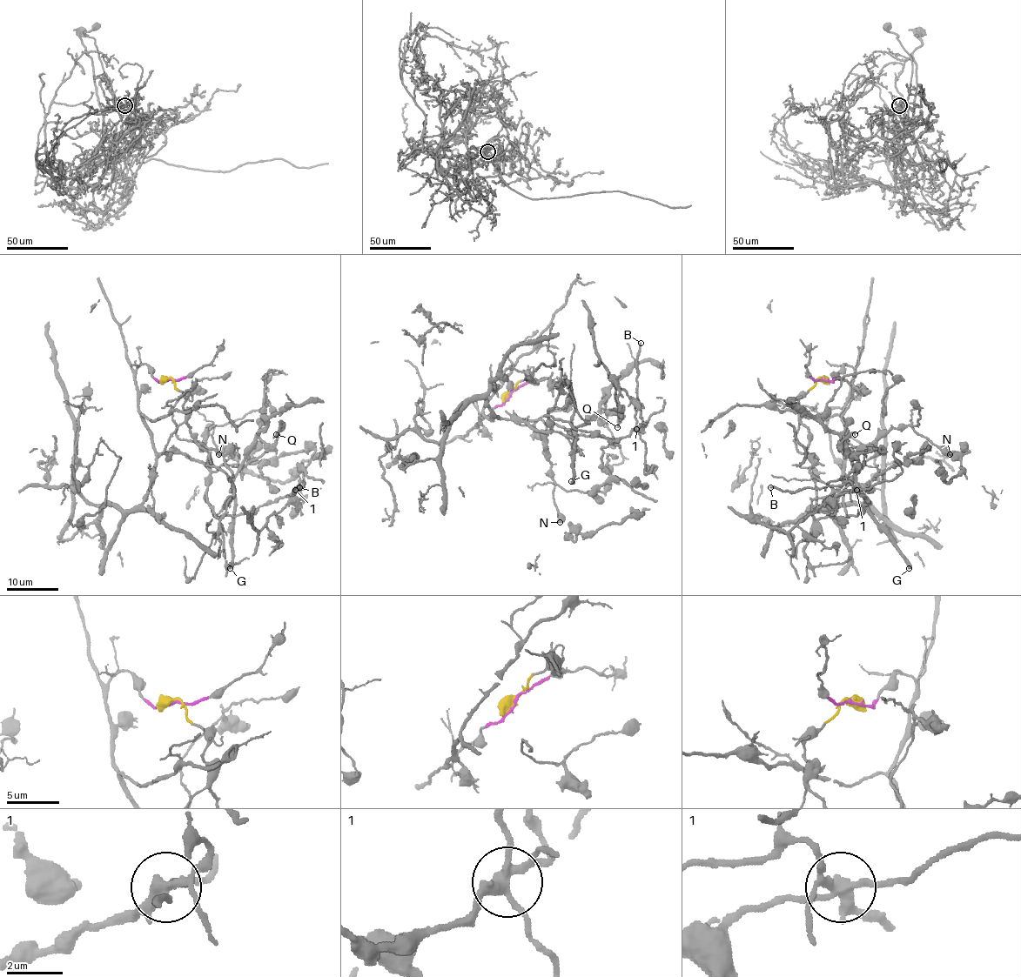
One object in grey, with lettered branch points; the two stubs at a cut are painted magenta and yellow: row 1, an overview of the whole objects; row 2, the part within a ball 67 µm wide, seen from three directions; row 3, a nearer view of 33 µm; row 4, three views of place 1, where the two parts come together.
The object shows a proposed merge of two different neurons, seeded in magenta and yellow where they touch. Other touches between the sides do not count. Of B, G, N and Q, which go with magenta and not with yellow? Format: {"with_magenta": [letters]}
{"with_magenta": ["B"]}

